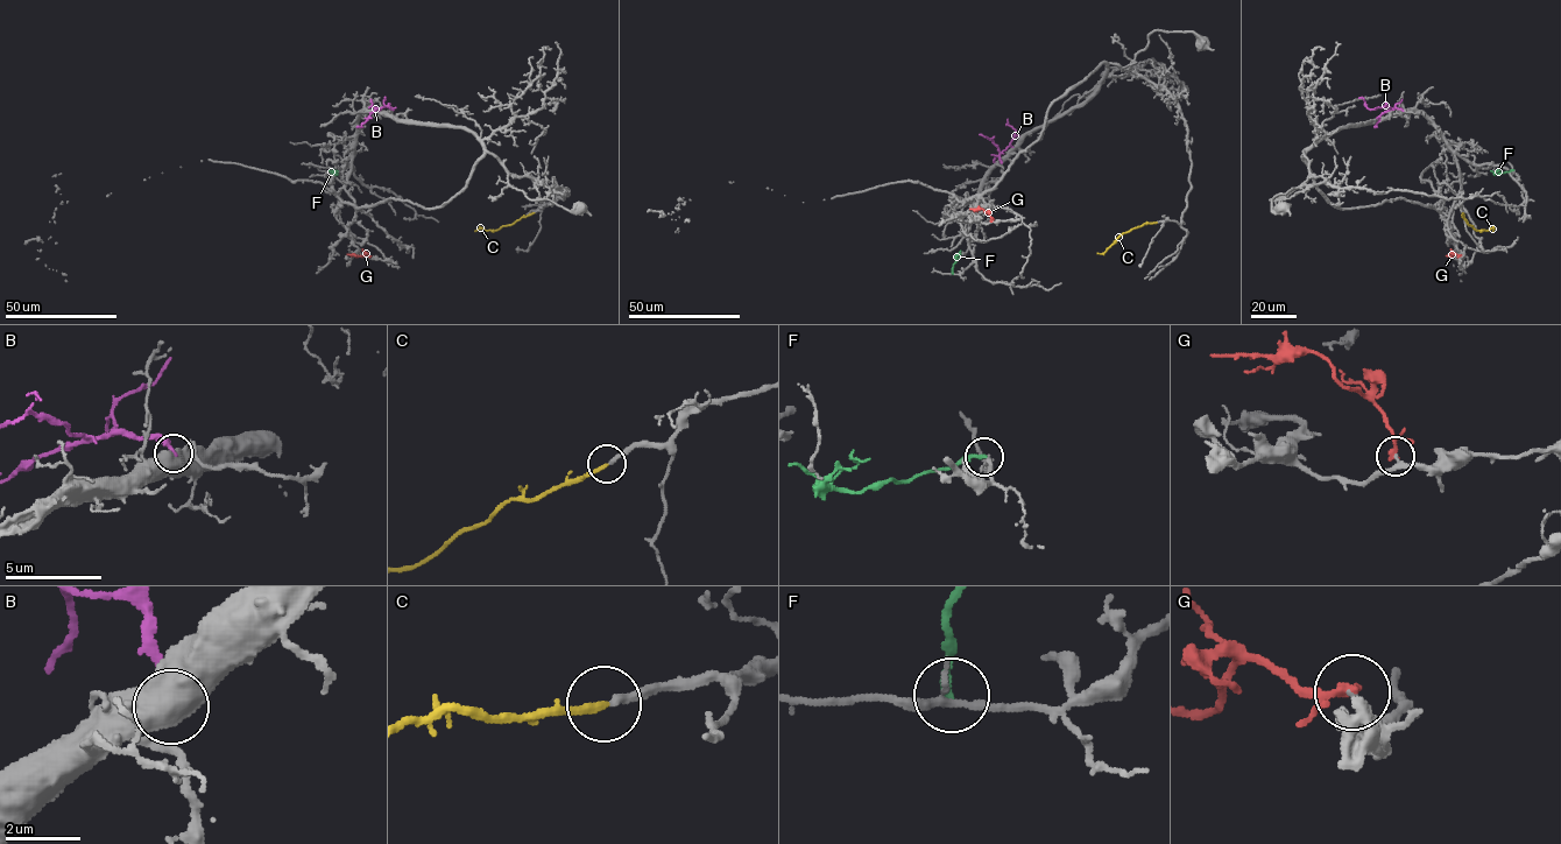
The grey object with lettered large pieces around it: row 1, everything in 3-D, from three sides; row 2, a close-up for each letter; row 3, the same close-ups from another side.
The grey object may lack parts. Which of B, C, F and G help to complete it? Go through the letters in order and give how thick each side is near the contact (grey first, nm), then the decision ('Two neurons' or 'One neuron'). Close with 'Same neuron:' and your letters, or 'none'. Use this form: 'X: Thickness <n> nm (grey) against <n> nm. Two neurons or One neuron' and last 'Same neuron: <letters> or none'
B: Thickness 800 nm (grey) against 320 nm. Two neurons
C: Thickness 200 nm (grey) against 220 nm. One neuron
F: Thickness 180 nm (grey) against 200 nm. Two neurons
G: Thickness 150 nm (grey) against 220 nm. Two neurons
Same neuron: C

